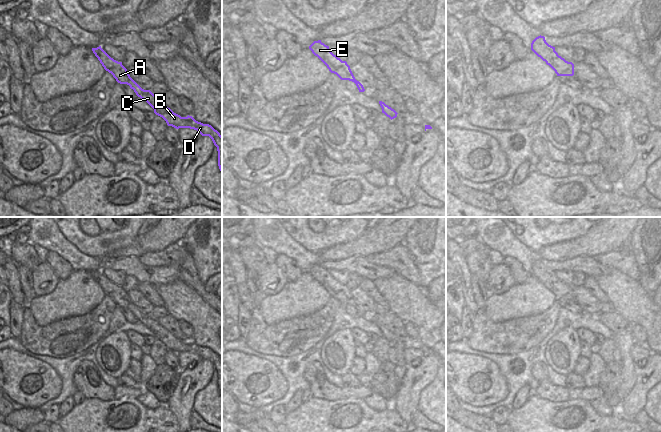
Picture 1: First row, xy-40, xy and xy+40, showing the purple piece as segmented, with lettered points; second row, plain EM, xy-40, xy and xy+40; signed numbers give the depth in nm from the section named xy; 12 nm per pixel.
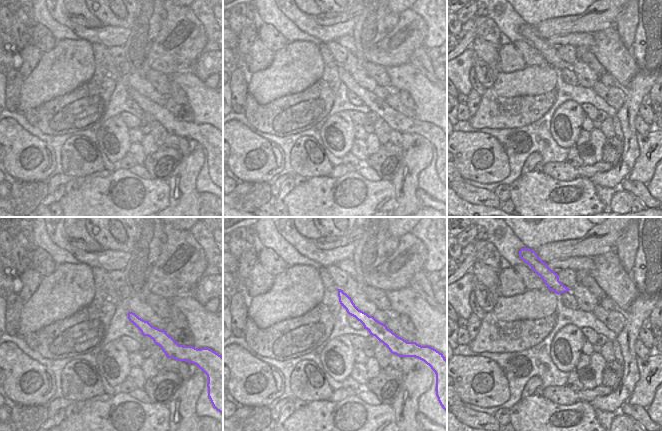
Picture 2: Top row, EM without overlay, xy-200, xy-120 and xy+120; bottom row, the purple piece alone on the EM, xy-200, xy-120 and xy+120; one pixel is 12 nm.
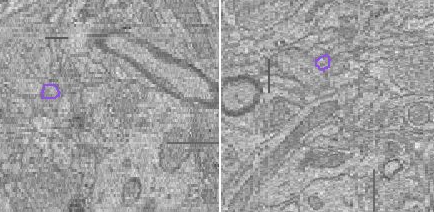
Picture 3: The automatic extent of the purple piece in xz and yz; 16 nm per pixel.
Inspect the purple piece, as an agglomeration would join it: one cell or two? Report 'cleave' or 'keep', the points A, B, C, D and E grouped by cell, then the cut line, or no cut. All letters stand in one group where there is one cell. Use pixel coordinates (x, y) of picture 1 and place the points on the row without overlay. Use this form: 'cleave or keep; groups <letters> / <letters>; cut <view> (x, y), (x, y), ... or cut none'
keep; groups A B C D E; cut none

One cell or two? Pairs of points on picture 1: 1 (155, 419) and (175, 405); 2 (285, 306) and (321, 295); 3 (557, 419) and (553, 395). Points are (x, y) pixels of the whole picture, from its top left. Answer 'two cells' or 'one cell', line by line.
1: two cells
2: one cell
3: two cells

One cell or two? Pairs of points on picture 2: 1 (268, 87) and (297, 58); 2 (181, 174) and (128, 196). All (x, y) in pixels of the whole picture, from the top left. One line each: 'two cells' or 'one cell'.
1: one cell
2: two cells

